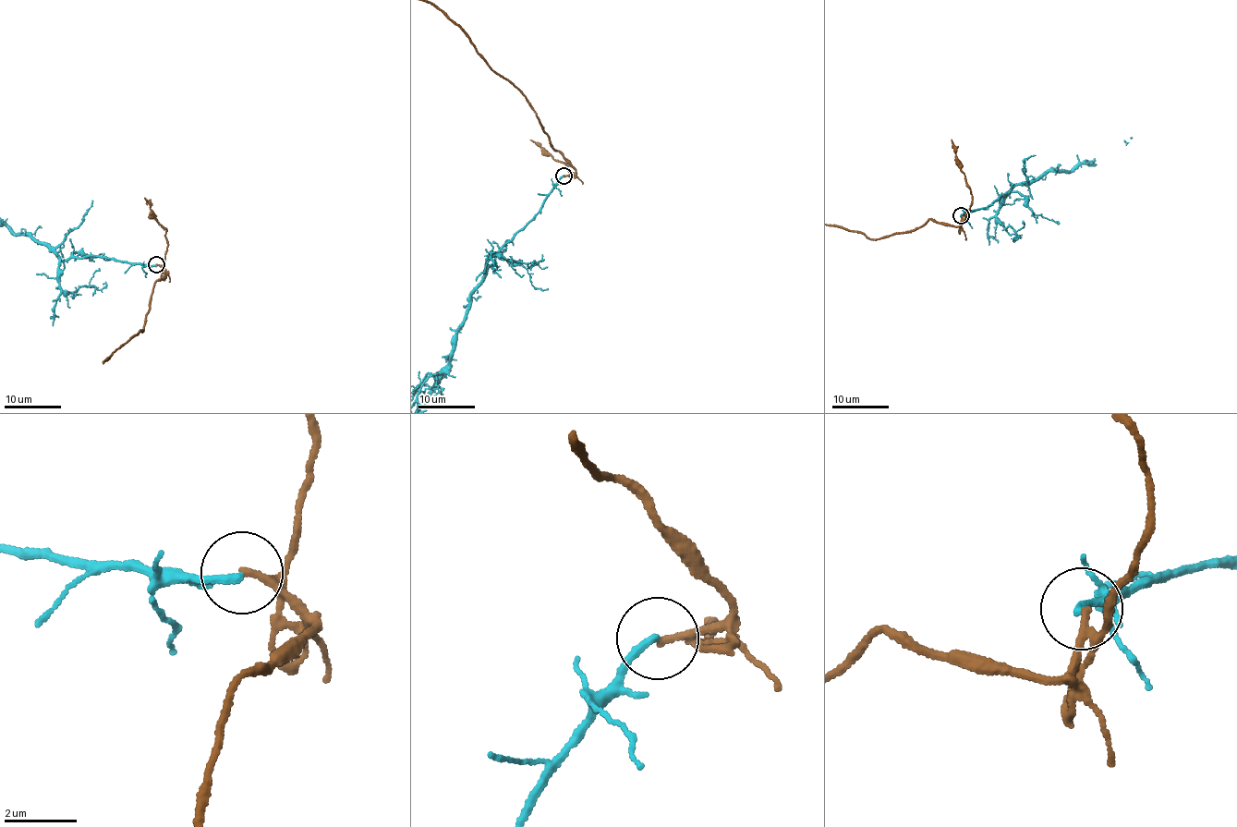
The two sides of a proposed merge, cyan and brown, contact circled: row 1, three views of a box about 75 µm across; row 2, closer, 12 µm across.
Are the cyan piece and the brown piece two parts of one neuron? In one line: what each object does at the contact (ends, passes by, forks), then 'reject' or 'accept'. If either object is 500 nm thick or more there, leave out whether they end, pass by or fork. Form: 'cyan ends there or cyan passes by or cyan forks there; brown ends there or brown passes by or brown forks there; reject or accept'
cyan ends there; brown ends there; reject

